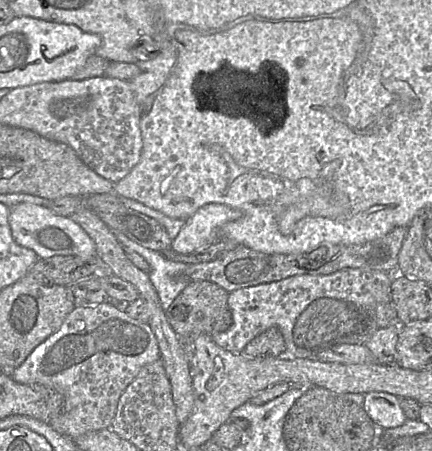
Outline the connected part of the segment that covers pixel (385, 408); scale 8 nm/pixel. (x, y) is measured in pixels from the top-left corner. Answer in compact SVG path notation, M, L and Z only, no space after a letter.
M387 392L365 393L362 406L378 429L395 428L407 420L400 398Z

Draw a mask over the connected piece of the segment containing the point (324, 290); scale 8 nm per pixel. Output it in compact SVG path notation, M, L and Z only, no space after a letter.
M346 268L338 270L328 275L307 275L307 274L295 275L279 281L263 283L255 286L249 286L234 290L228 293L228 300L227 300L228 307L232 314L232 320L233 320L232 324L226 331L212 334L211 339L216 345L223 348L224 350L227 350L232 353L241 353L244 347L257 335L259 335L260 333L264 332L265 330L271 327L276 327L281 331L286 343L285 355L291 358L305 358L305 359L314 359L314 356L317 353L342 344L365 345L365 343L379 329L376 323L376 309L378 305L383 303L388 303L390 301L390 291L391 291L393 274L394 273L366 270L361 268Z

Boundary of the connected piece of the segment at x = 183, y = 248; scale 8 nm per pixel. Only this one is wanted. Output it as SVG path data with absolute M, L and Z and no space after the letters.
M209 203L199 208L172 240L171 248L181 254L202 249L218 239L218 230L225 223L240 218L242 211L225 204Z

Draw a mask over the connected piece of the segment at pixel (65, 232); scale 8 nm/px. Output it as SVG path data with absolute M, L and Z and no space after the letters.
M22 202L9 207L9 224L14 241L33 250L38 258L58 255L97 258L95 244L85 230L70 217L60 216L45 206Z

